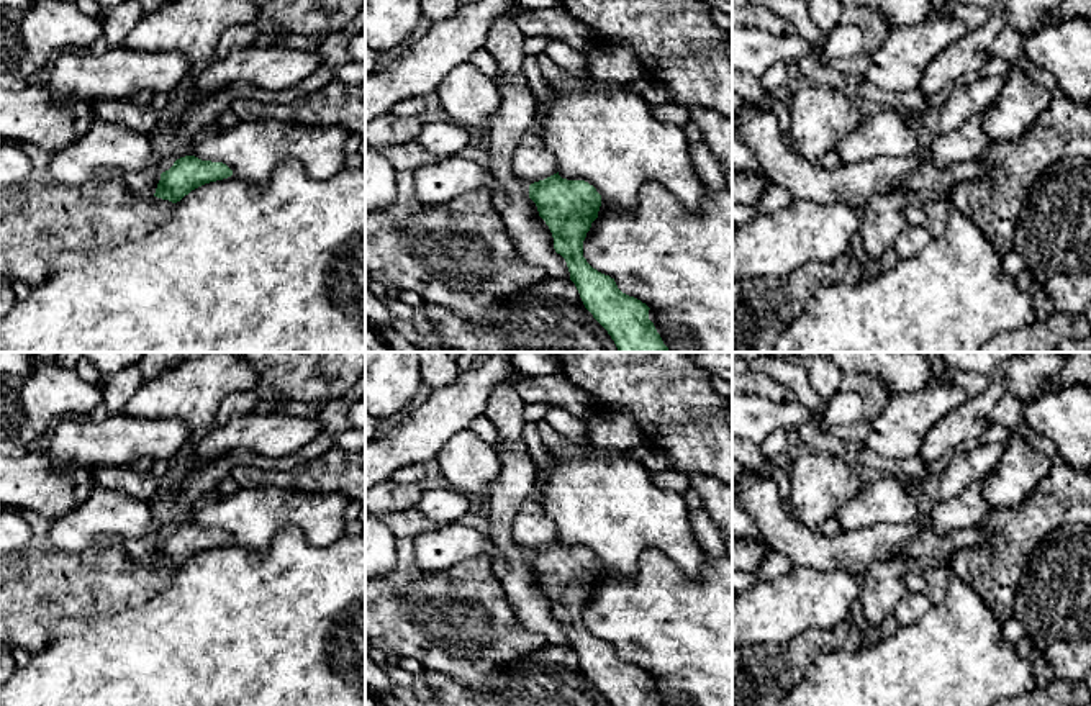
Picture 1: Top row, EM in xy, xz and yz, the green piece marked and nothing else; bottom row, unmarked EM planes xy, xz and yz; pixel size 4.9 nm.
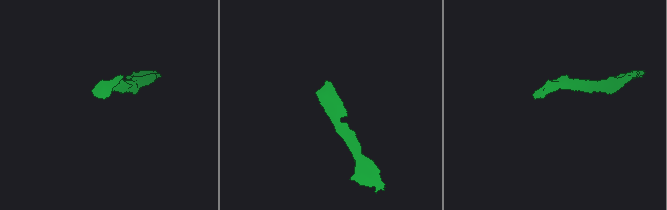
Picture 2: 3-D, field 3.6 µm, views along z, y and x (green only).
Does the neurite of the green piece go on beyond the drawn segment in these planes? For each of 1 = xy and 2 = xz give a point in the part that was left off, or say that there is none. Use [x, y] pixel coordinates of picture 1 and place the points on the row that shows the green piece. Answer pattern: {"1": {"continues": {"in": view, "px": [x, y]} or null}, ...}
{"1": {"continues": null}, "2": {"continues": null}}

